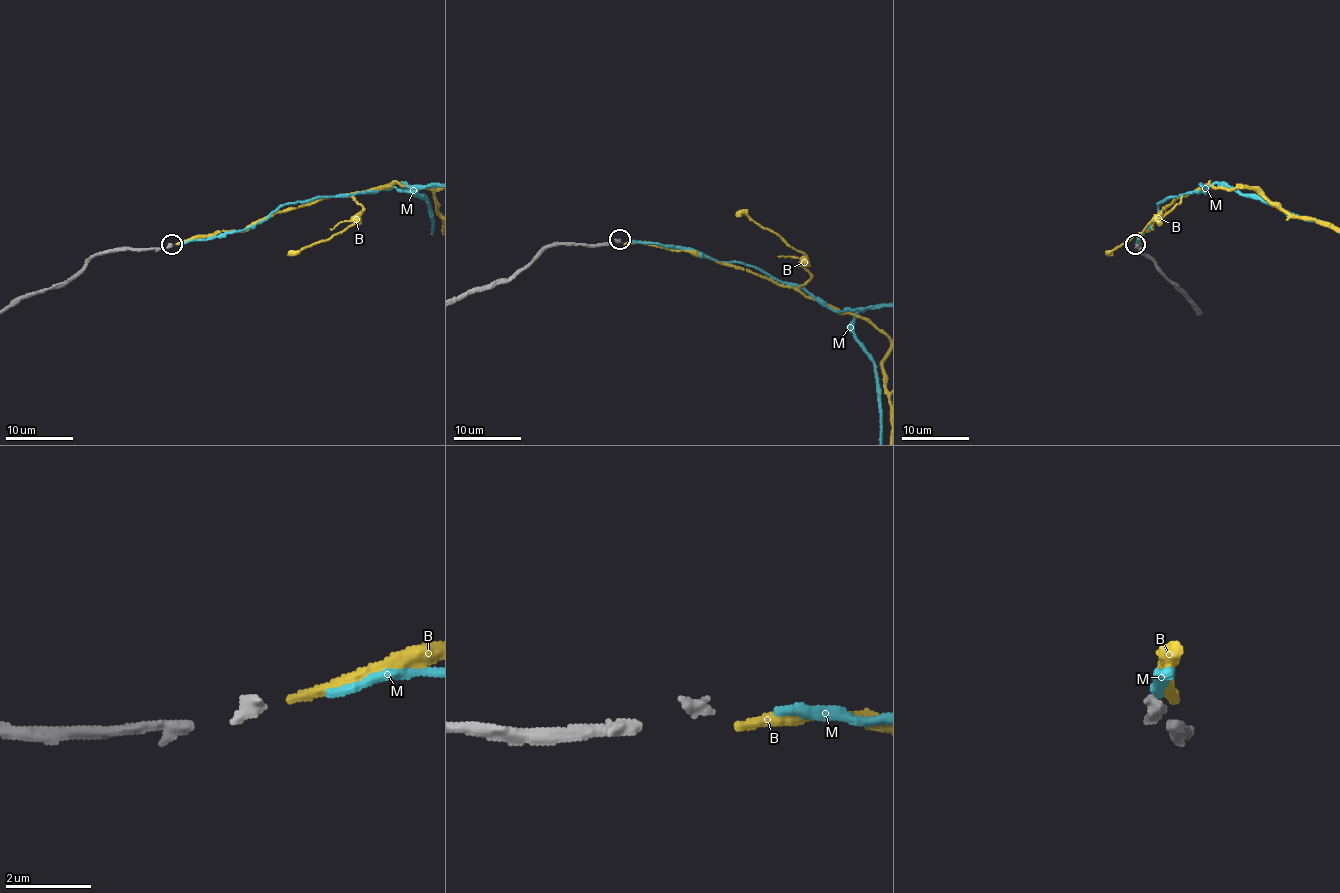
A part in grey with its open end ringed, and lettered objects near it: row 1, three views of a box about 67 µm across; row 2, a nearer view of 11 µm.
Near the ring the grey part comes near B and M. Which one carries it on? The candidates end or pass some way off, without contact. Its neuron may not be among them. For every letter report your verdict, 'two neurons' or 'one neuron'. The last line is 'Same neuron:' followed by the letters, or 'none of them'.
B: two neurons
M: two neurons
Same neuron: none of them

